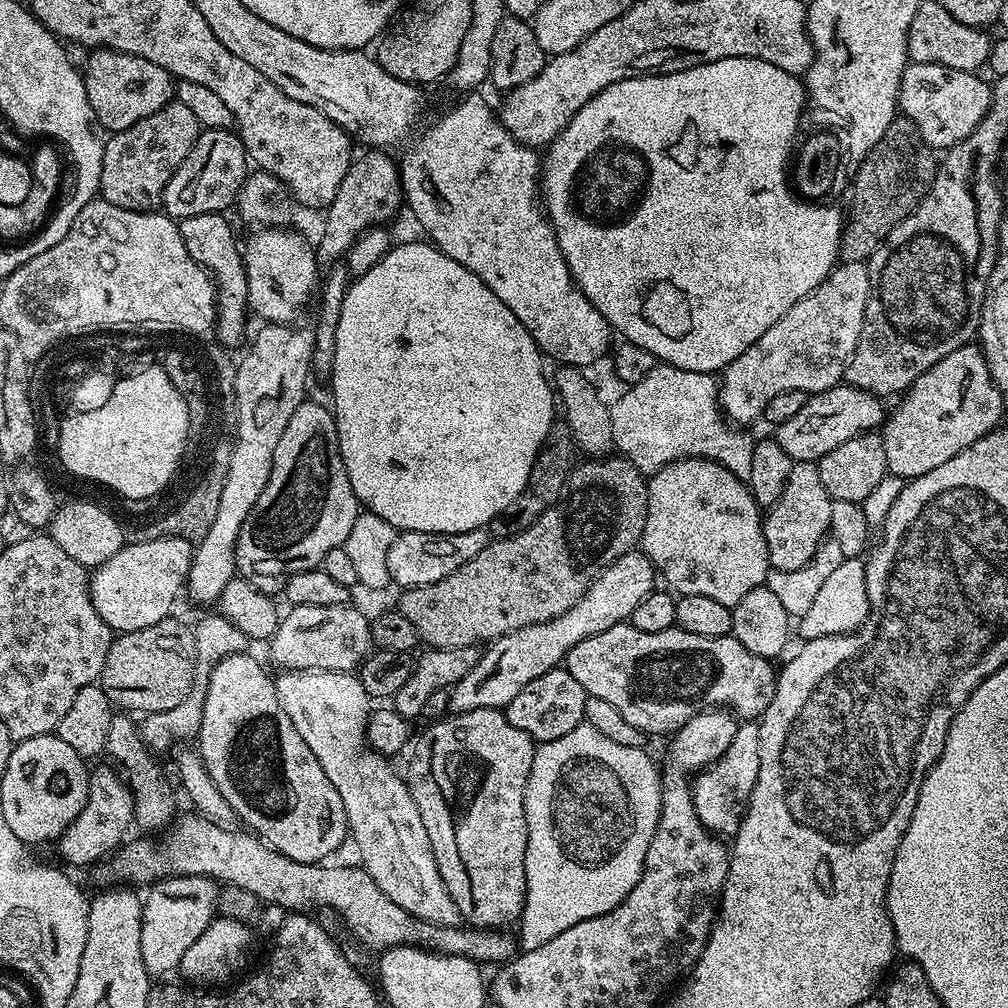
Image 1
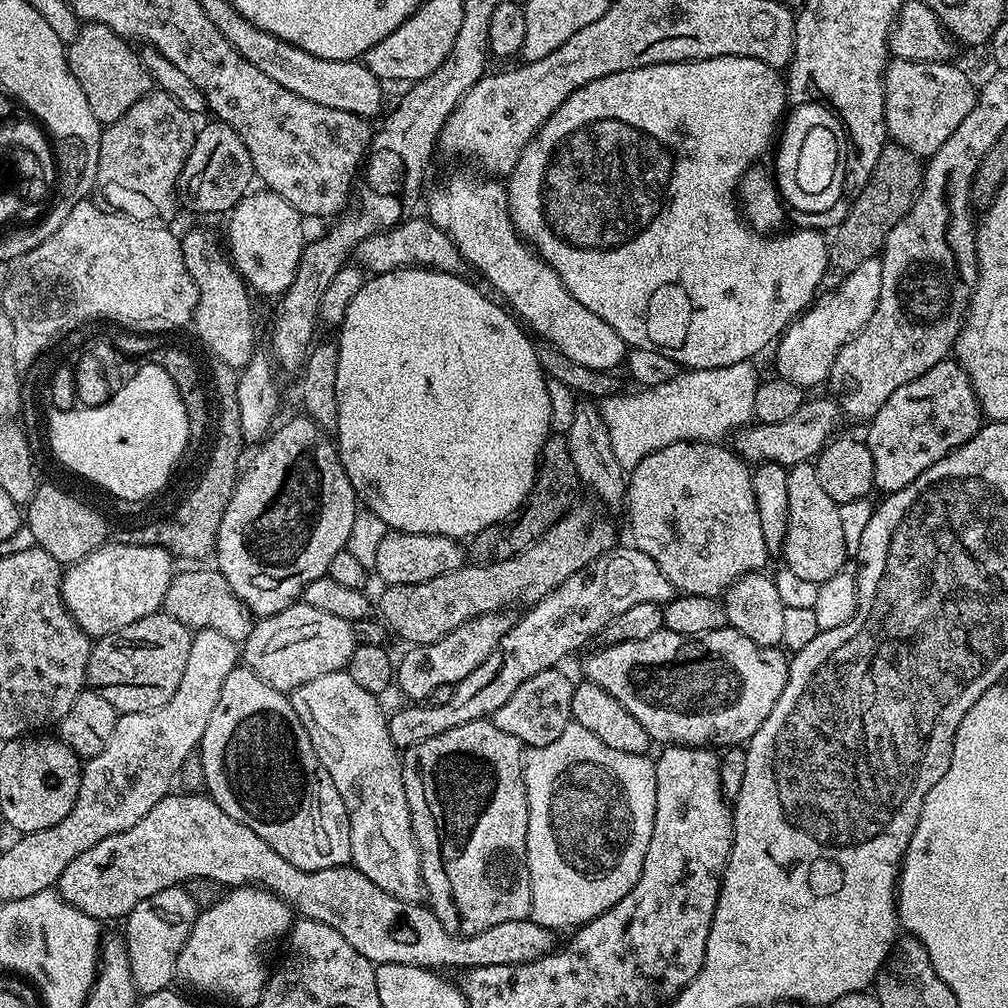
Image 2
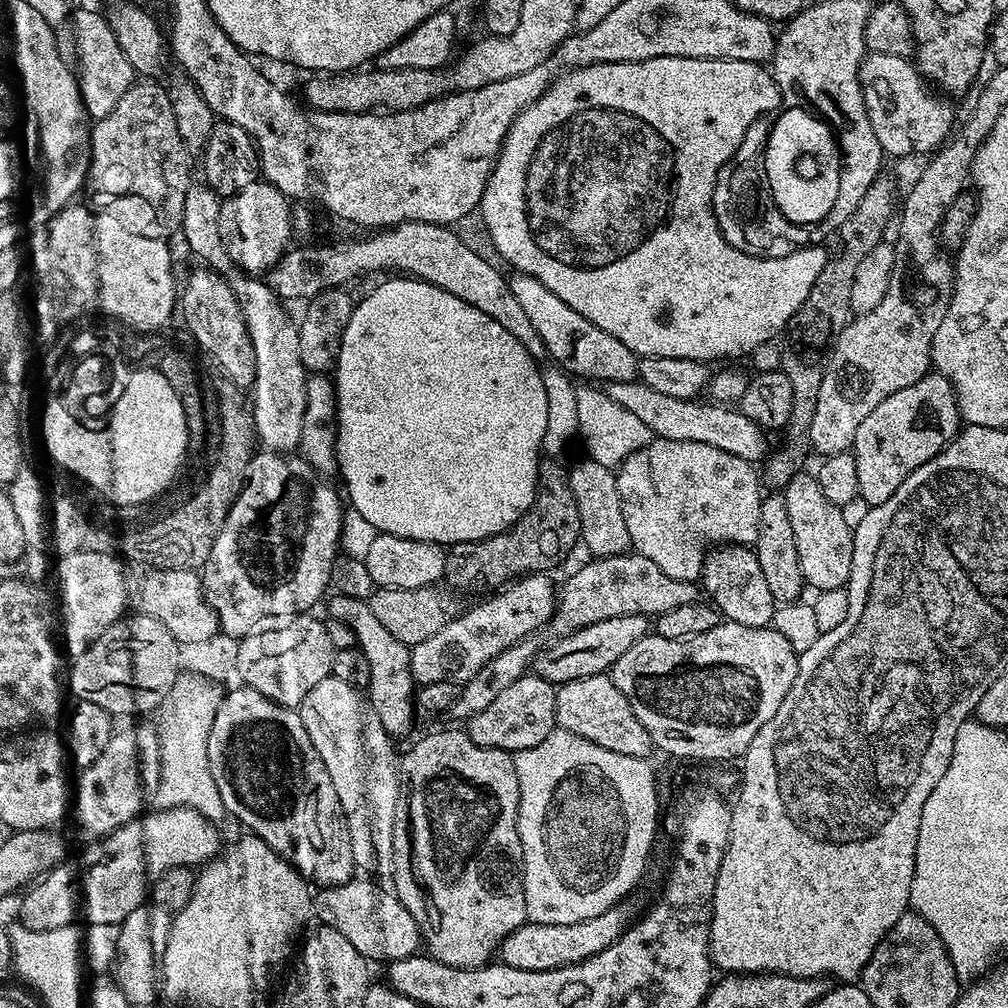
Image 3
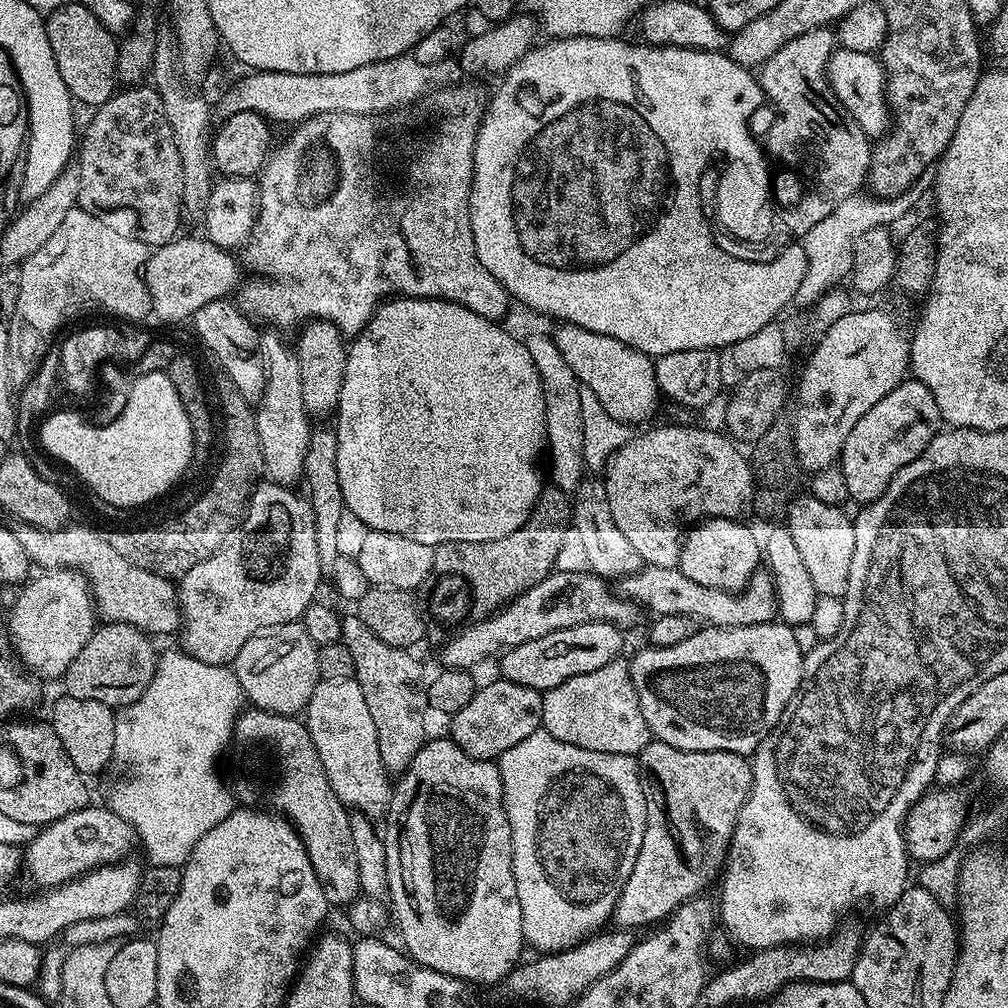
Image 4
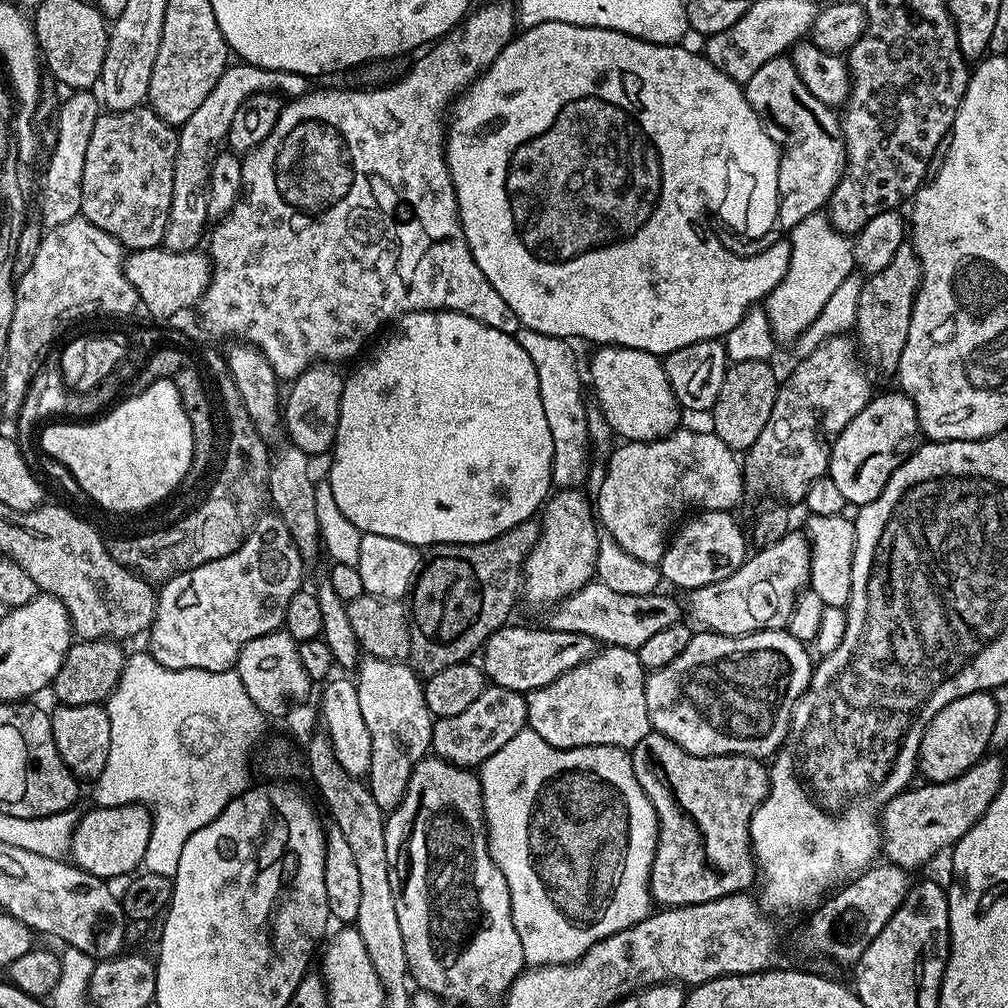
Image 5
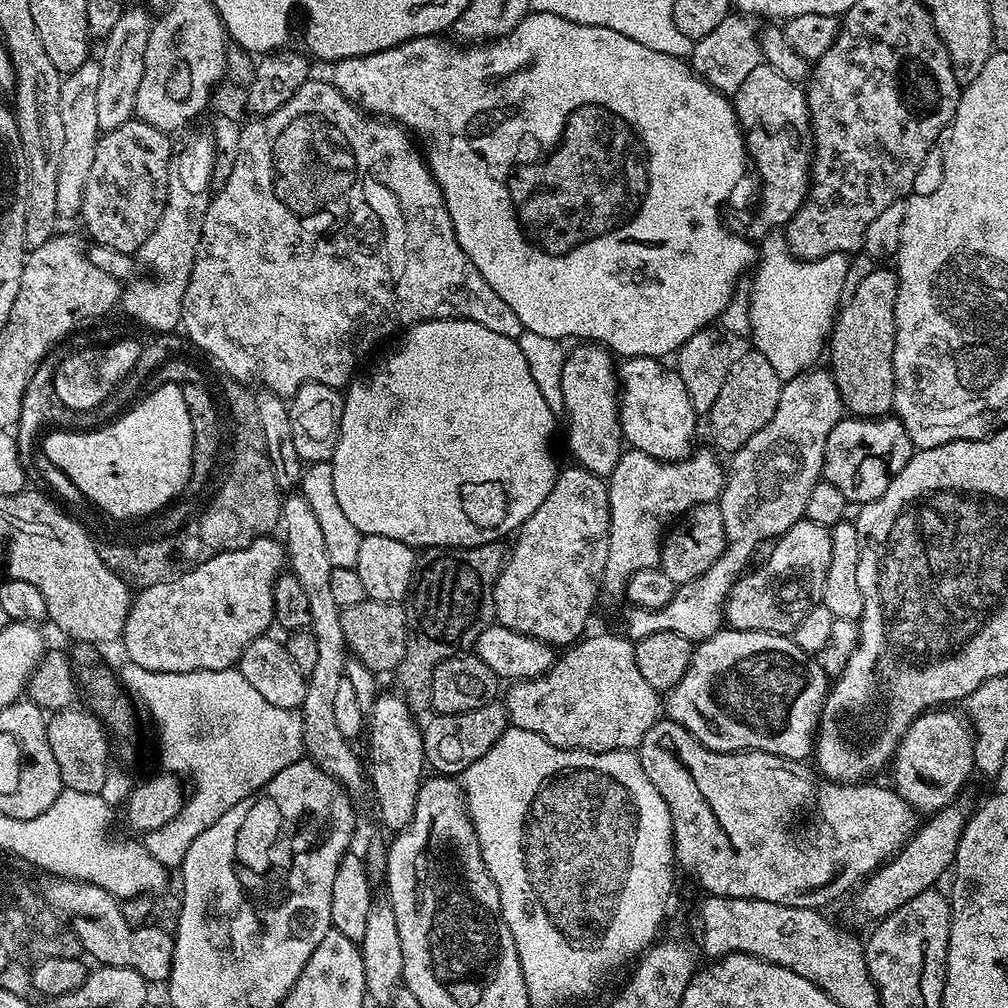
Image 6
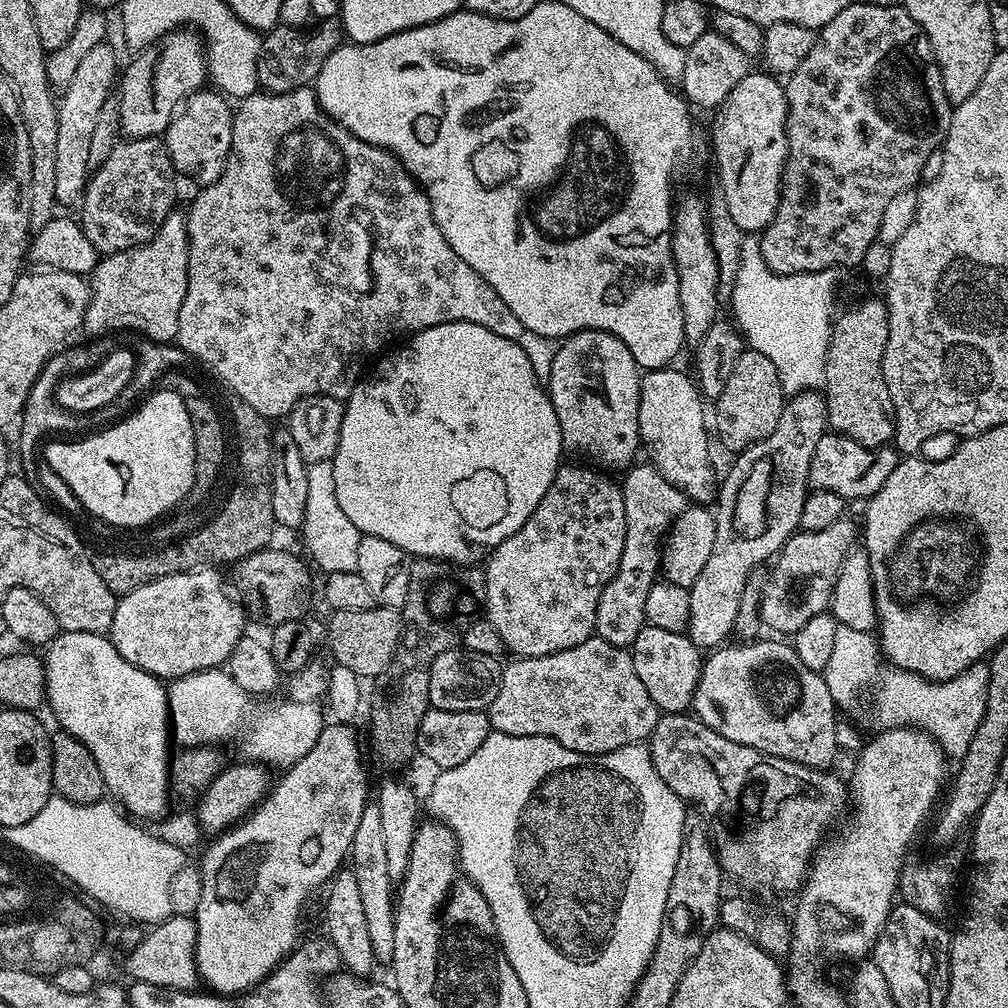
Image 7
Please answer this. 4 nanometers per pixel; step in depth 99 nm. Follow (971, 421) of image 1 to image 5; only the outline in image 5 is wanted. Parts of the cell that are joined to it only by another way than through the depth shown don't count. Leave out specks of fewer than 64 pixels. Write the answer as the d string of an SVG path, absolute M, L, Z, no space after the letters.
M899 390L873 395L870 403L850 418L850 426L833 442L826 475L834 478L845 501L861 506L874 502L886 482L890 482L894 470L916 451L921 436L918 410L910 397Z

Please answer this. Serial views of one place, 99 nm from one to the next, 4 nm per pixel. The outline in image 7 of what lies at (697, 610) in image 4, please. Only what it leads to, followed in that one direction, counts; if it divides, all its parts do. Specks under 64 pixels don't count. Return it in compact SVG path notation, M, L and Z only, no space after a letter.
M848 518L834 522L834 526L826 526L826 530L797 531L791 536L776 553L770 582L762 593L760 619L763 627L773 628L776 634L795 634L810 622L810 618L829 611L838 570L857 540L857 525Z

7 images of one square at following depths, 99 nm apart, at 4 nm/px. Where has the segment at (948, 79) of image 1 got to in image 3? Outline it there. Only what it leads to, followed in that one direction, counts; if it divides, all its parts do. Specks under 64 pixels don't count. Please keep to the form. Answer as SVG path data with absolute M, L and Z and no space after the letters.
M877 52L865 55L860 64L860 89L870 126L889 157L935 153L953 135L957 123L954 104L926 82L911 59Z

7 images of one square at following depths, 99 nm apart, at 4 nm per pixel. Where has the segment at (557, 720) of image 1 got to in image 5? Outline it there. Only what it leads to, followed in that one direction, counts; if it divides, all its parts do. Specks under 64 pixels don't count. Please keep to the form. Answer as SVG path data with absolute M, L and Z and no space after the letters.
M492 684L478 694L473 705L454 716L439 717L432 726L432 747L431 751L441 760L450 761L451 764L460 767L476 768L486 762L514 734L528 727L528 702L523 692L506 690L502 686Z

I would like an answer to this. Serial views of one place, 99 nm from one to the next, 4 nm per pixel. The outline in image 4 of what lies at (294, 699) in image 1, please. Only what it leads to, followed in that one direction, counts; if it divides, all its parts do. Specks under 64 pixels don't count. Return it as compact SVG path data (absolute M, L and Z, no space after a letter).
M354 678L321 680L314 686L314 694L310 694L307 716L308 733L334 786L334 794L347 809L368 818L383 817L390 799L390 774L384 768L382 754L378 754L378 730L374 730L374 718L370 718L362 686Z

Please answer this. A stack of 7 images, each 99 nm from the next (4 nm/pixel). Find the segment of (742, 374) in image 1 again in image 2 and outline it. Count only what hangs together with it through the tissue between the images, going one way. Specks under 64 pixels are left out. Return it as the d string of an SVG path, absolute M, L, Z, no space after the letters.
M874 255L866 258L862 266L850 270L848 277L837 288L817 295L814 303L785 328L774 345L775 375L799 384L805 390L811 390L815 384L823 385L830 374L830 366L834 366L834 358L838 358L838 350L856 339L866 322L870 322L870 314L874 314L881 294L882 262L879 255Z

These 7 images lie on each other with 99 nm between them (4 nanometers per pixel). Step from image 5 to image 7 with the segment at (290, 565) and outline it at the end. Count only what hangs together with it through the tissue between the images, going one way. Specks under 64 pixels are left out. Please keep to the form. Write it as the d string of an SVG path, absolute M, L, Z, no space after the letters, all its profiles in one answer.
M205 566L189 572L170 574L121 595L116 601L110 633L118 654L122 654L126 662L138 666L138 670L146 670L164 682L178 680L195 672L219 669L227 661L241 636L245 635L246 608L239 599L232 600L231 594L224 589L223 578L216 572L219 571L215 567Z

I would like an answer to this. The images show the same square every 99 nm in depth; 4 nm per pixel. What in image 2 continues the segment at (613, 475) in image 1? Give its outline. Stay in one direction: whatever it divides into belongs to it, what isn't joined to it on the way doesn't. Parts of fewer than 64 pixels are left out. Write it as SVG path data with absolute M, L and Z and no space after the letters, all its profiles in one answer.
M595 503L579 504L569 508L568 513L554 527L517 556L491 562L468 562L463 568L450 574L438 574L438 578L430 578L430 582L387 585L380 596L380 604L378 600L378 612L381 612L379 615L383 623L393 633L396 631L402 639L408 640L409 645L429 644L438 642L438 638L450 634L450 630L458 630L458 626L479 616L512 610L515 604L537 604L539 600L546 598L546 594L550 594L550 590L562 586L562 582L566 582L570 574L578 574L578 570L582 570L587 564L593 564L601 554L617 543L616 528L607 516L609 513Z

